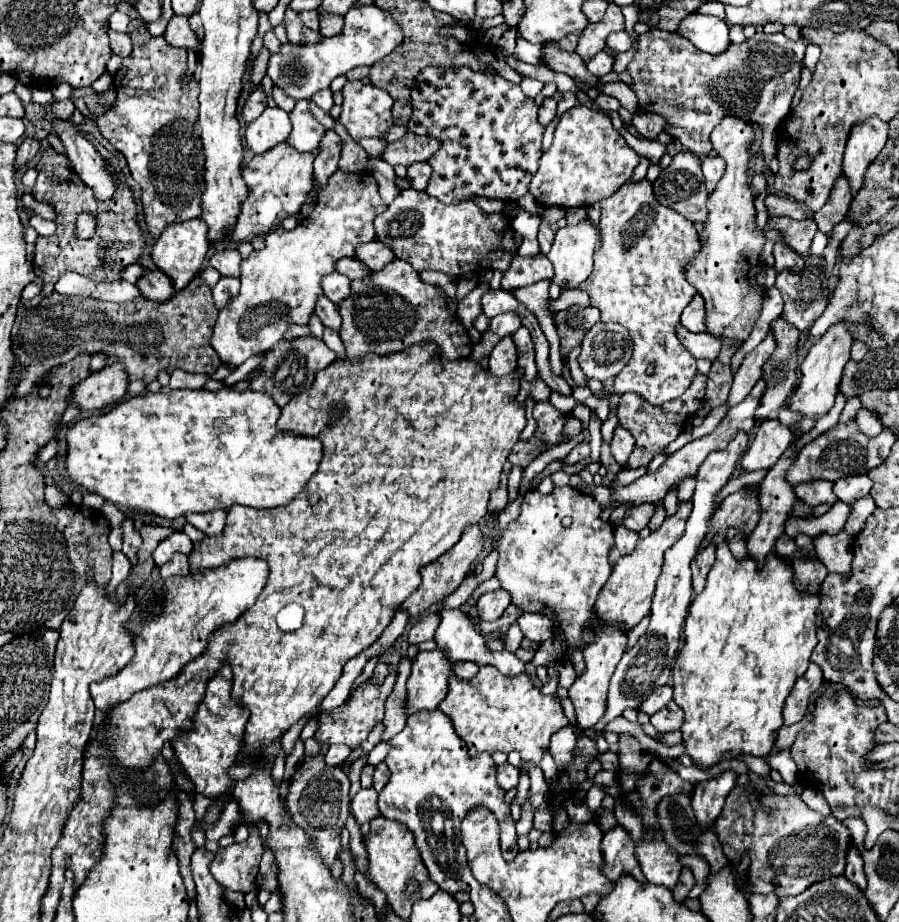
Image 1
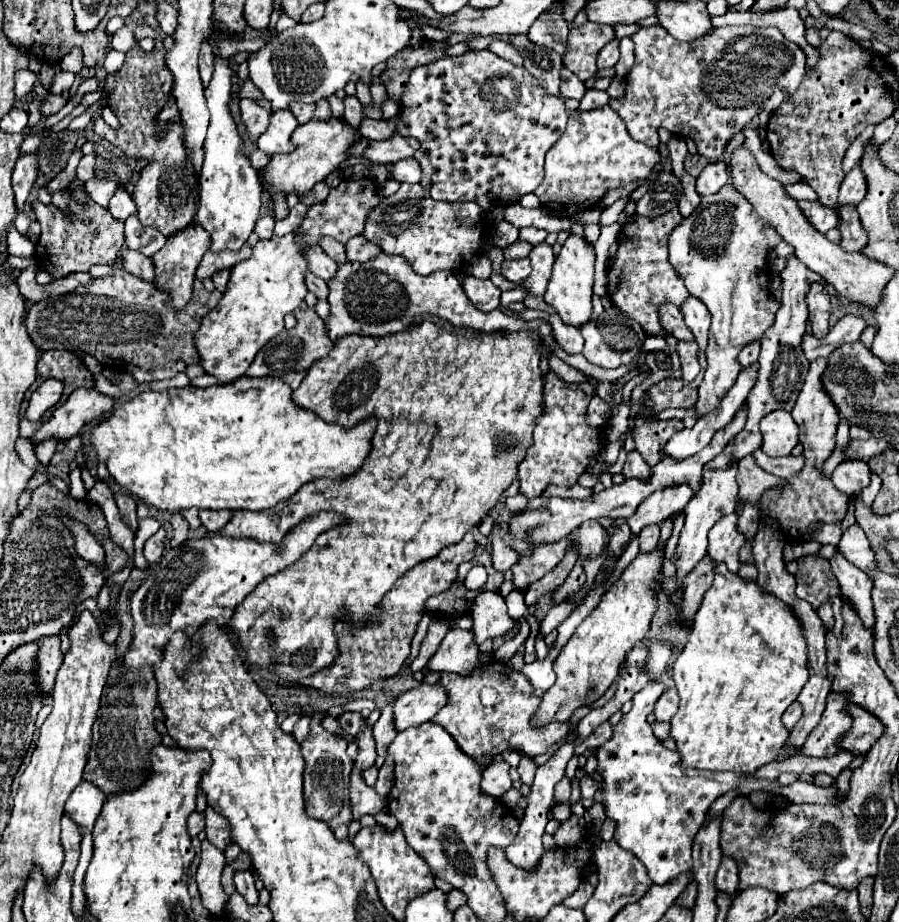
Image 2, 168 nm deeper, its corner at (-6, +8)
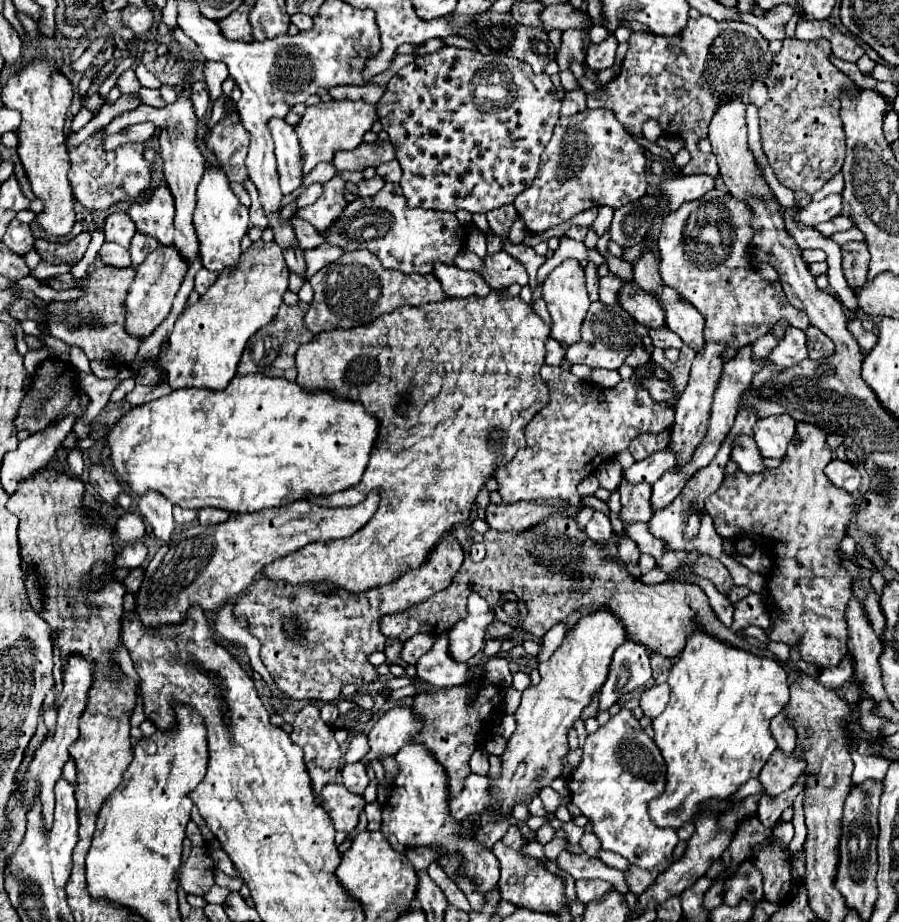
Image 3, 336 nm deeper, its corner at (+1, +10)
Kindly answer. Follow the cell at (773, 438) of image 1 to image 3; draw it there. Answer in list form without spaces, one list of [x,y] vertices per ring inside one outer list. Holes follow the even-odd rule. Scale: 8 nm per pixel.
[[[771,415],[759,419],[753,431],[755,431],[755,443],[759,445],[763,457],[779,459],[785,457],[787,445],[795,441],[795,419],[787,415]]]

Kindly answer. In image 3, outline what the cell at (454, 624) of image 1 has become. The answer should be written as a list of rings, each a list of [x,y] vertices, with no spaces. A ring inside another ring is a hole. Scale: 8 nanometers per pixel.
[[[447,633],[435,637],[435,645],[417,661],[417,677],[433,687],[453,687],[467,681],[469,665],[455,661],[449,653]]]

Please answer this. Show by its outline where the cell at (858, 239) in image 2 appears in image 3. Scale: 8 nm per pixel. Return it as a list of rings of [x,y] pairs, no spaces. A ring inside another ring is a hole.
[[[851,241],[841,247],[843,253],[843,273],[851,289],[855,285],[863,285],[867,279],[867,265],[869,265],[869,251],[863,241]]]

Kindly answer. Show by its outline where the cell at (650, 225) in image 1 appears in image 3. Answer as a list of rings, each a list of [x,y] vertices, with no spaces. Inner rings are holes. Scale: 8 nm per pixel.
[[[667,327],[650,329],[648,334],[652,340],[653,346],[656,348],[676,348],[680,350],[681,347],[683,347],[681,338]]]

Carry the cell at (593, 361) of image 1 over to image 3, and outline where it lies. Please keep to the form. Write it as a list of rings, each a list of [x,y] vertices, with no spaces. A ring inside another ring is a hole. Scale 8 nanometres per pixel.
[[[601,301],[591,303],[591,309],[583,321],[581,327],[581,339],[573,343],[565,359],[572,364],[585,364],[589,367],[605,367],[605,369],[619,369],[627,355],[631,355],[633,347],[637,345],[637,333],[635,333],[635,321],[633,317],[621,309],[621,307],[611,307]]]

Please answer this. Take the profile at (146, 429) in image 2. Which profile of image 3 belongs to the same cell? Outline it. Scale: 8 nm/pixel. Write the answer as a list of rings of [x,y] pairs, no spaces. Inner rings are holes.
[[[235,375],[225,391],[213,391],[213,389],[177,389],[171,395],[165,395],[161,399],[155,399],[151,403],[135,405],[131,407],[115,425],[111,425],[103,437],[105,447],[111,451],[111,463],[115,471],[123,477],[123,481],[131,487],[133,493],[145,495],[149,491],[161,493],[165,499],[169,499],[173,505],[185,507],[185,509],[203,509],[203,507],[217,507],[225,509],[229,513],[255,513],[267,507],[279,507],[285,501],[303,499],[307,493],[313,495],[333,495],[337,491],[343,491],[347,487],[353,487],[361,481],[361,475],[369,463],[371,447],[377,439],[379,423],[373,415],[365,413],[363,405],[351,403],[351,401],[337,401],[327,391],[313,391],[305,393],[297,383],[291,383],[287,379],[275,379],[265,375]]]

